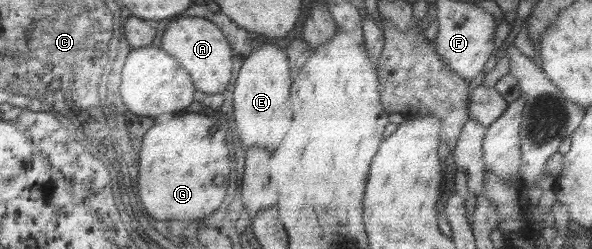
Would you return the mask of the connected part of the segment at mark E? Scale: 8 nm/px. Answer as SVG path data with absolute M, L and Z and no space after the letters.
M269 42L269 44L257 45L257 48L251 49L251 53L241 57L236 62L235 81L232 88L235 136L239 136L243 148L247 148L247 146L263 146L263 148L273 152L287 132L292 118L289 89L293 72L289 69L286 52Z

